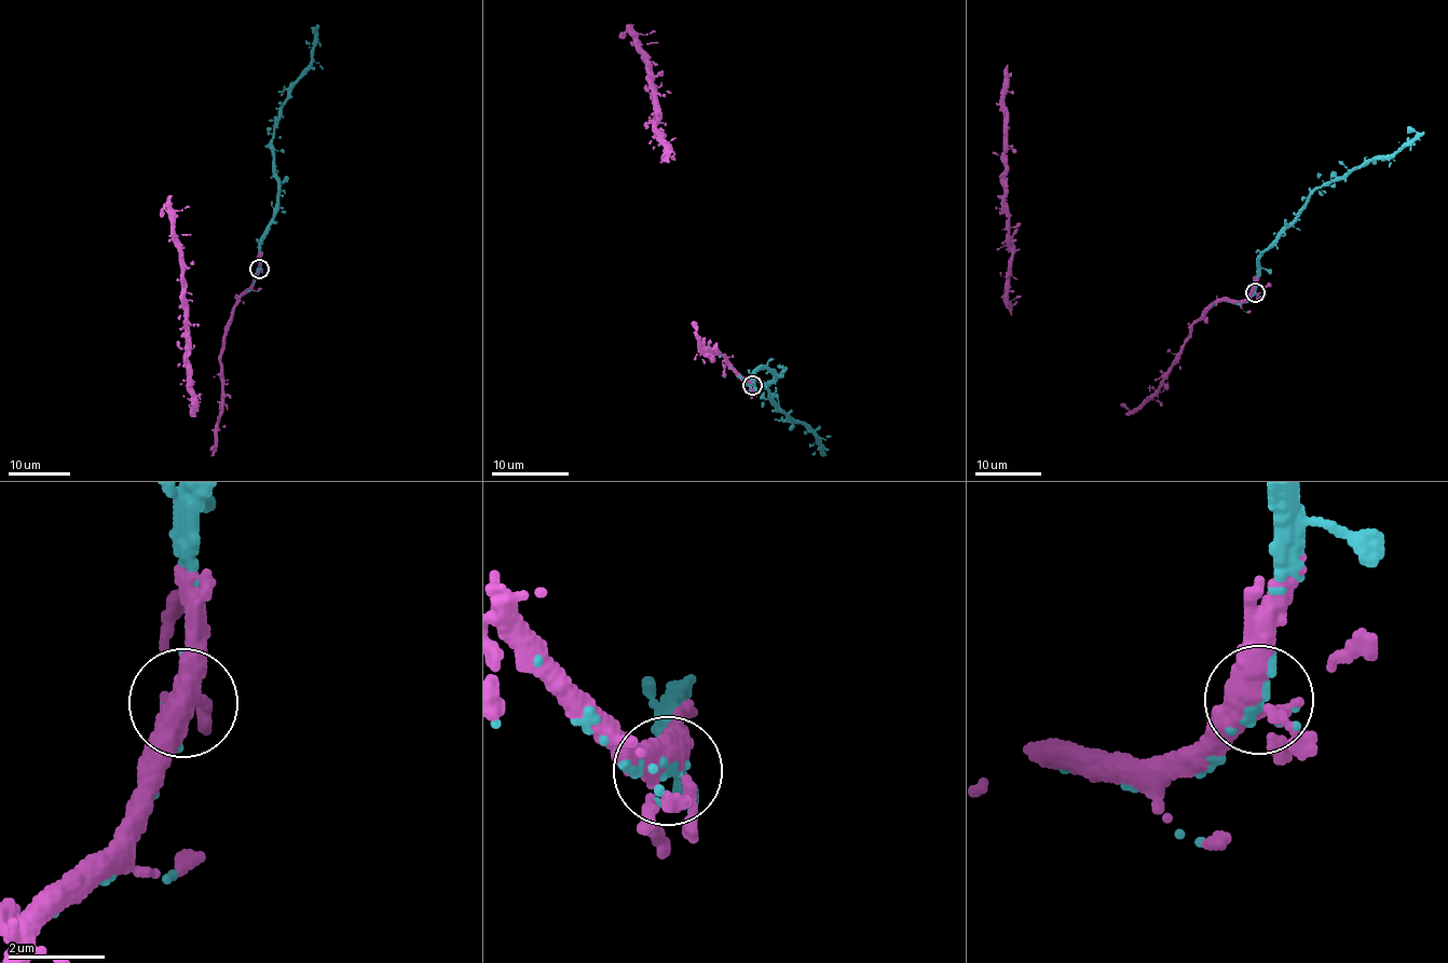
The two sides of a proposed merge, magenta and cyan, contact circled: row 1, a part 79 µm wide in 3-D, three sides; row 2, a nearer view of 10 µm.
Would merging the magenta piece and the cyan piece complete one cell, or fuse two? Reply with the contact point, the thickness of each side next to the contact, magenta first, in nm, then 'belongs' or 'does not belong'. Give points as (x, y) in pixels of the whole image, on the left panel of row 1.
at (259, 269); 400 nm thick on the magenta side, 280 nm on the other; belongs

